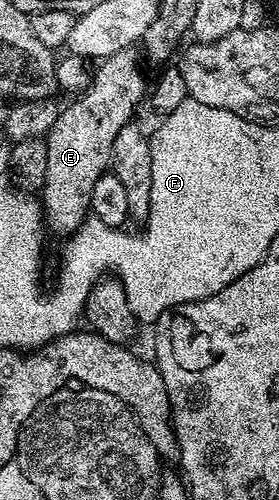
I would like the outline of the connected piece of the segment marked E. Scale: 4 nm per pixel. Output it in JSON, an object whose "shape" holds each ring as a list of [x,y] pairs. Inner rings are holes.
{"shape":[[[134,47],[120,49],[97,64],[88,89],[77,96],[75,103],[63,106],[56,117],[56,125],[46,136],[48,167],[40,188],[40,202],[44,223],[61,237],[69,237],[86,222],[91,214],[92,189],[100,176],[107,174],[112,157],[112,141],[116,133],[135,118],[134,110],[148,91],[142,76],[143,64]]]}

